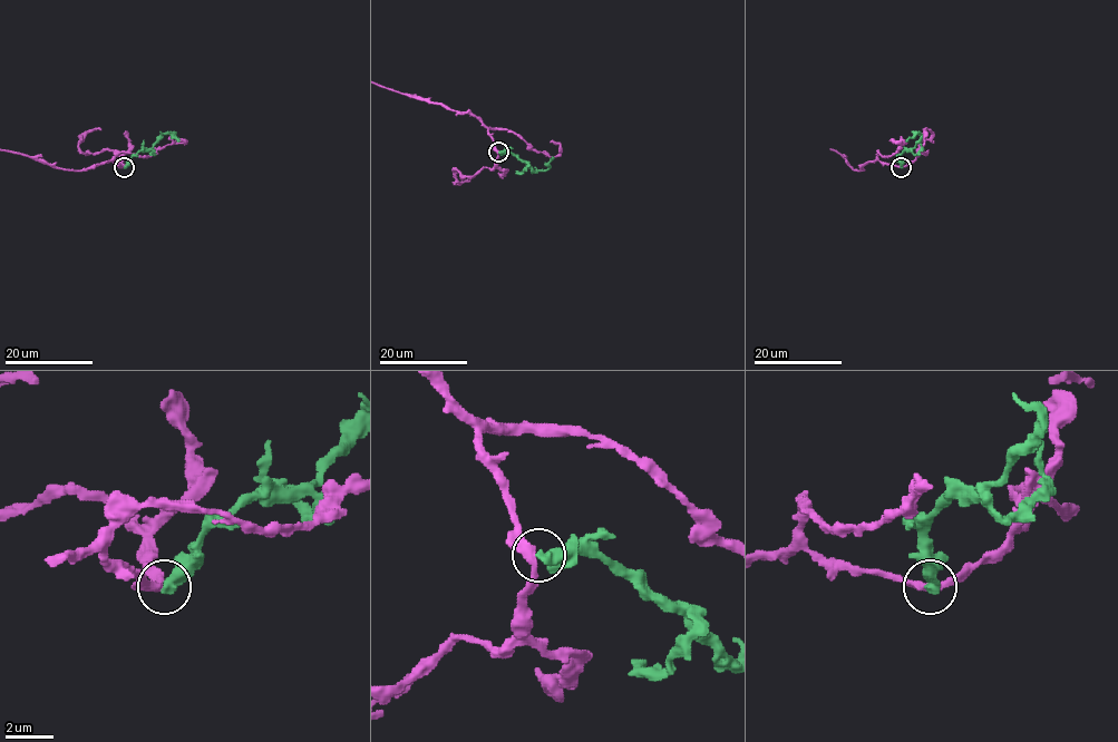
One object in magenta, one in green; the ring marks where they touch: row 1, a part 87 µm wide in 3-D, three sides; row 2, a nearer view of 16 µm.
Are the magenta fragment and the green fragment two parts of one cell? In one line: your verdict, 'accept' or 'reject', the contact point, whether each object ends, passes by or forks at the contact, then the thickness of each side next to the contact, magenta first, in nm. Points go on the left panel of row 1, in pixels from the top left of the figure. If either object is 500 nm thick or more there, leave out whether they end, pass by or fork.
reject; place (124, 167); magenta passes by; green ends; calibres 320 and 440 nm

